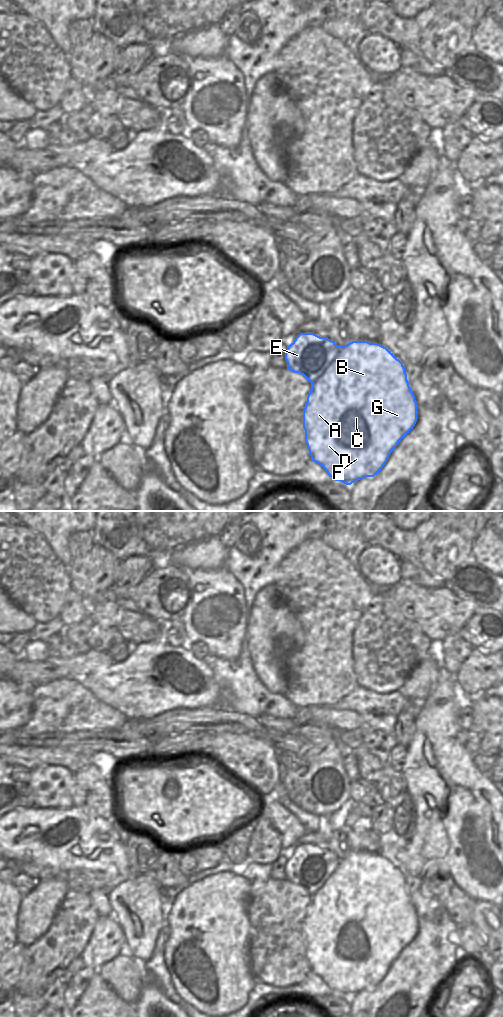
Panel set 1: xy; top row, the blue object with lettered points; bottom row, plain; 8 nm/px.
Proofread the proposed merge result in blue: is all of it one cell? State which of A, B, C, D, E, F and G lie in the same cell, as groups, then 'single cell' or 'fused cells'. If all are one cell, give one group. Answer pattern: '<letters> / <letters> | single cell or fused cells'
A B C D F G / E | fused cells

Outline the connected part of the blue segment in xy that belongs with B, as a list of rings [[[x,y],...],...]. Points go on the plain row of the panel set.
[[[352,853],[340,864],[323,888],[311,895],[303,922],[305,954],[311,973],[318,975],[335,993],[346,997],[377,987],[397,956],[417,934],[417,914],[403,875],[386,859],[368,853]]]

